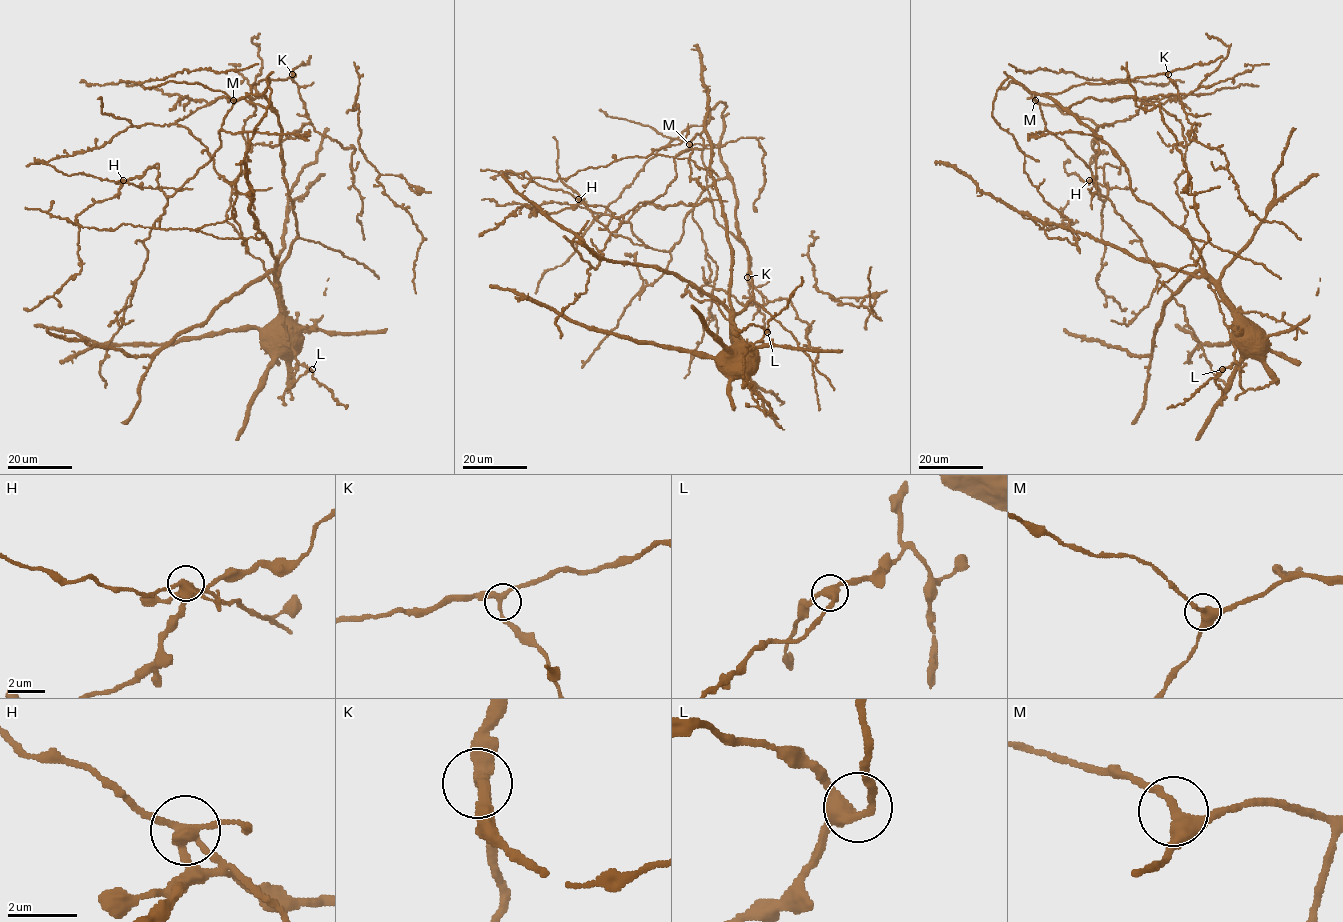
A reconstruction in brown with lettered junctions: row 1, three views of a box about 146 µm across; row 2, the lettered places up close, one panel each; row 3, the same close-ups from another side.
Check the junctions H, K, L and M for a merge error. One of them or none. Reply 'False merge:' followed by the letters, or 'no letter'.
False merge: H

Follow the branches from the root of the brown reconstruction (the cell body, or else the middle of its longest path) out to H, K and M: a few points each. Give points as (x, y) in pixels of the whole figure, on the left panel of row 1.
H: (283, 321), (277, 273), (297, 226), (264, 95), (233, 104), (220, 147), (172, 196), (153, 167), (123, 180)
K: (283, 321), (277, 273), (297, 236), (296, 220), (279, 118), (264, 95), (246, 93), (254, 82), (292, 74)
M: (283, 321), (286, 314), (277, 273), (297, 236), (297, 226), (284, 176), (281, 128), (264, 95), (233, 100)

